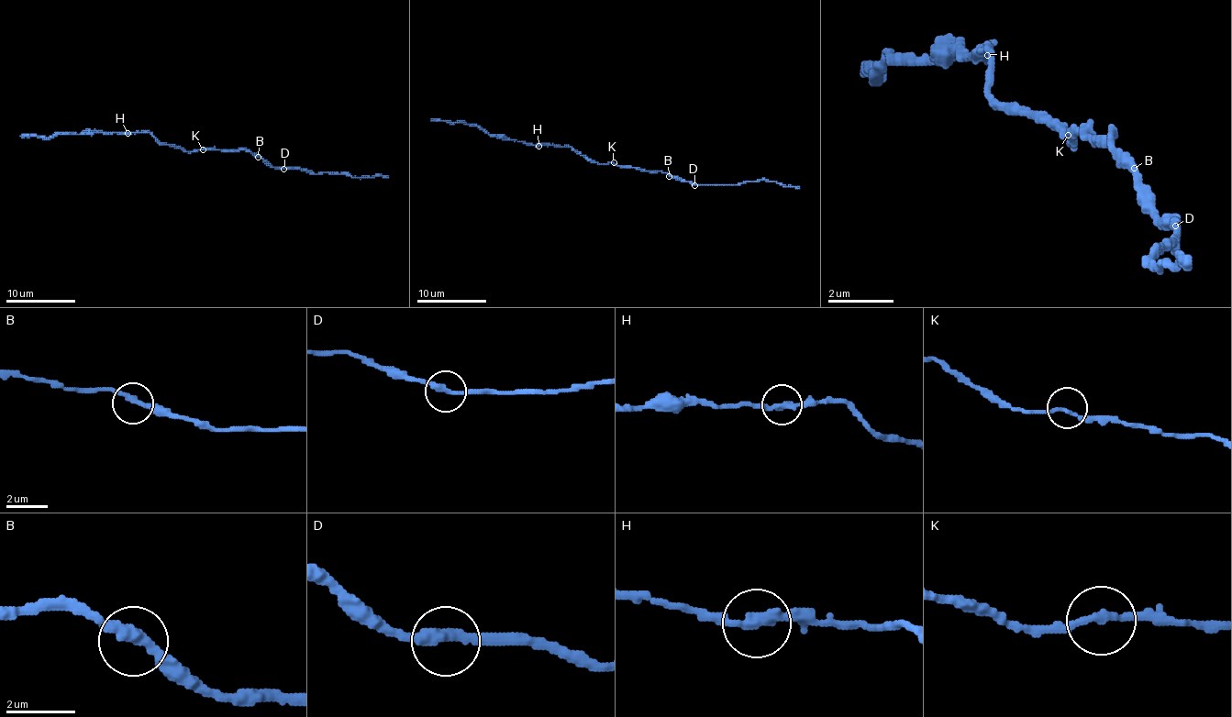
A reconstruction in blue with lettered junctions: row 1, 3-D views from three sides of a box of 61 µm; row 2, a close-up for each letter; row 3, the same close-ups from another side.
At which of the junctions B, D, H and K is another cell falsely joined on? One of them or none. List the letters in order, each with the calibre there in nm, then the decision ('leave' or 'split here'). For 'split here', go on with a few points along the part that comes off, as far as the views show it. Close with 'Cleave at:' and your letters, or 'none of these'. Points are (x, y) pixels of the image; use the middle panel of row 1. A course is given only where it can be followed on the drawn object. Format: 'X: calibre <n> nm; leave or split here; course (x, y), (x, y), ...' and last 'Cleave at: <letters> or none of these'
B: calibre 320 nm; leave
D: calibre 320 nm; leave
H: calibre 320 nm; leave
K: calibre 200 nm; leave
Cleave at: none of these

